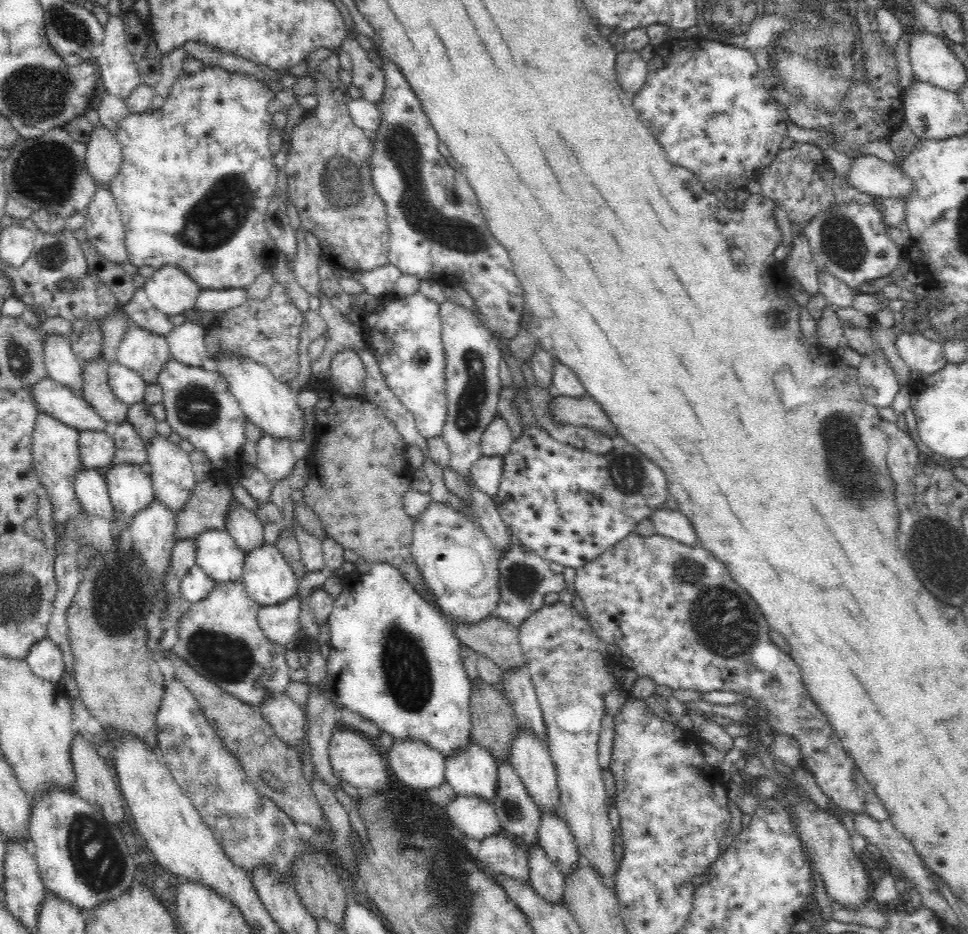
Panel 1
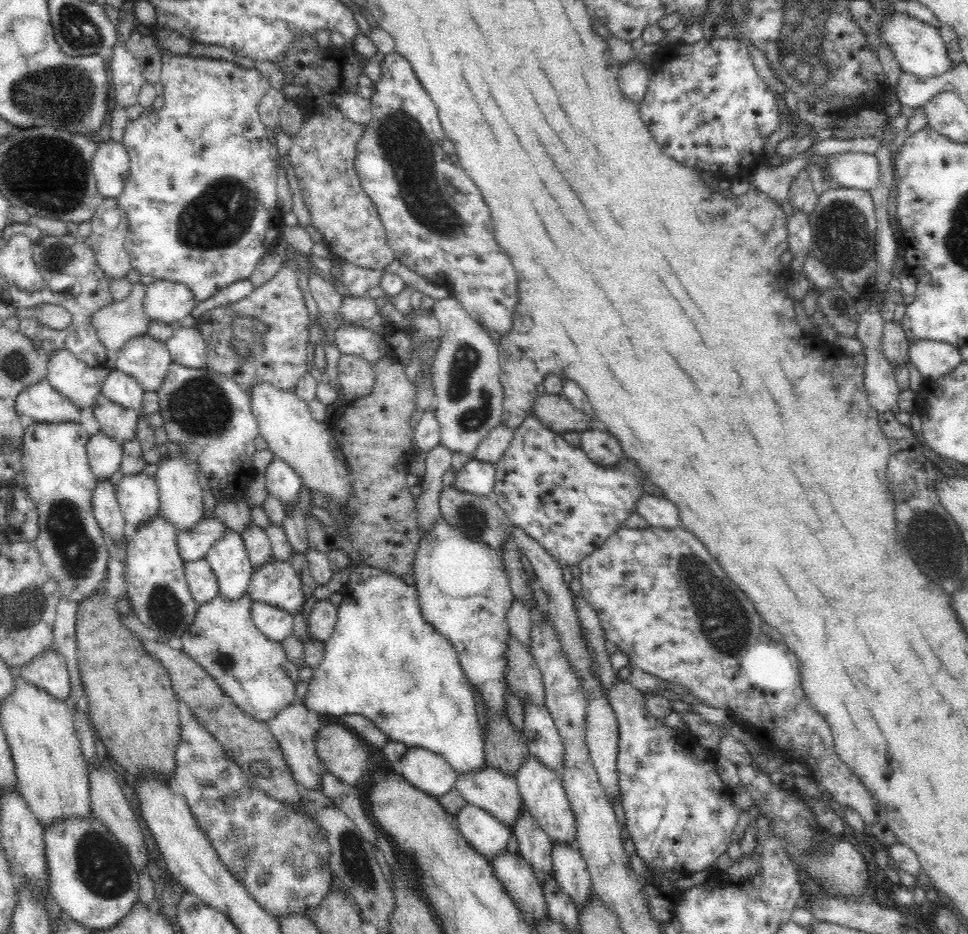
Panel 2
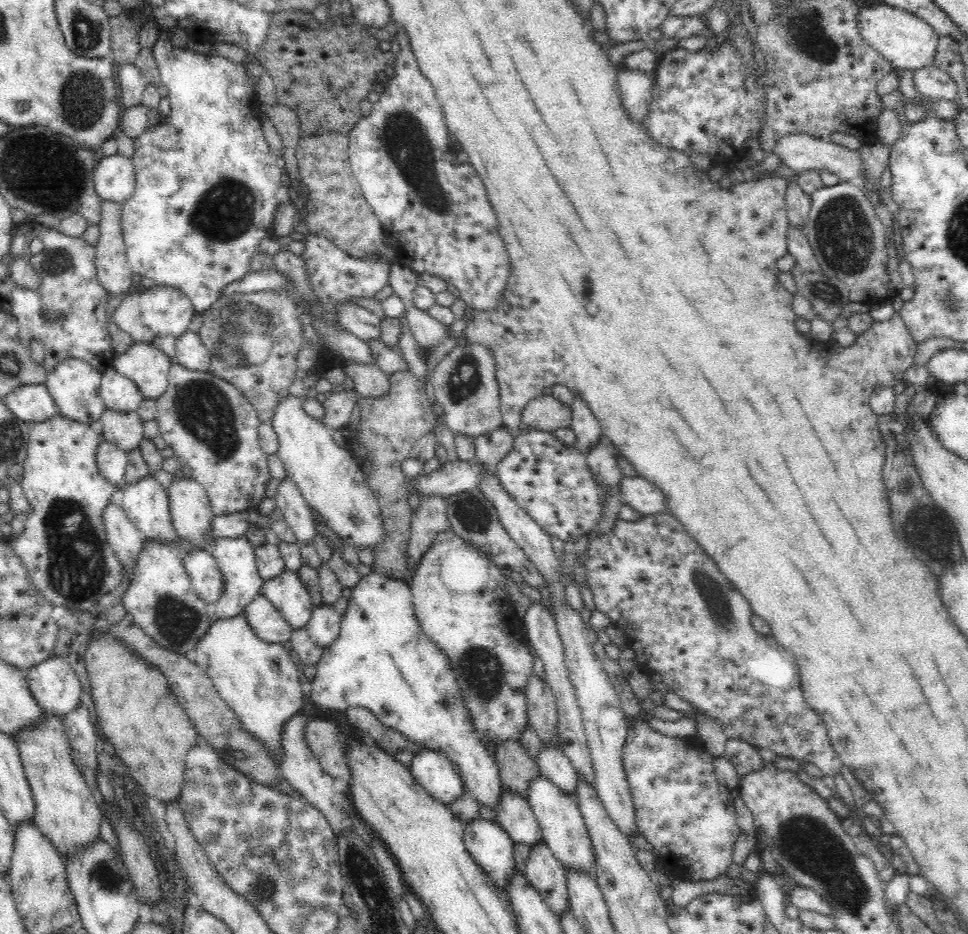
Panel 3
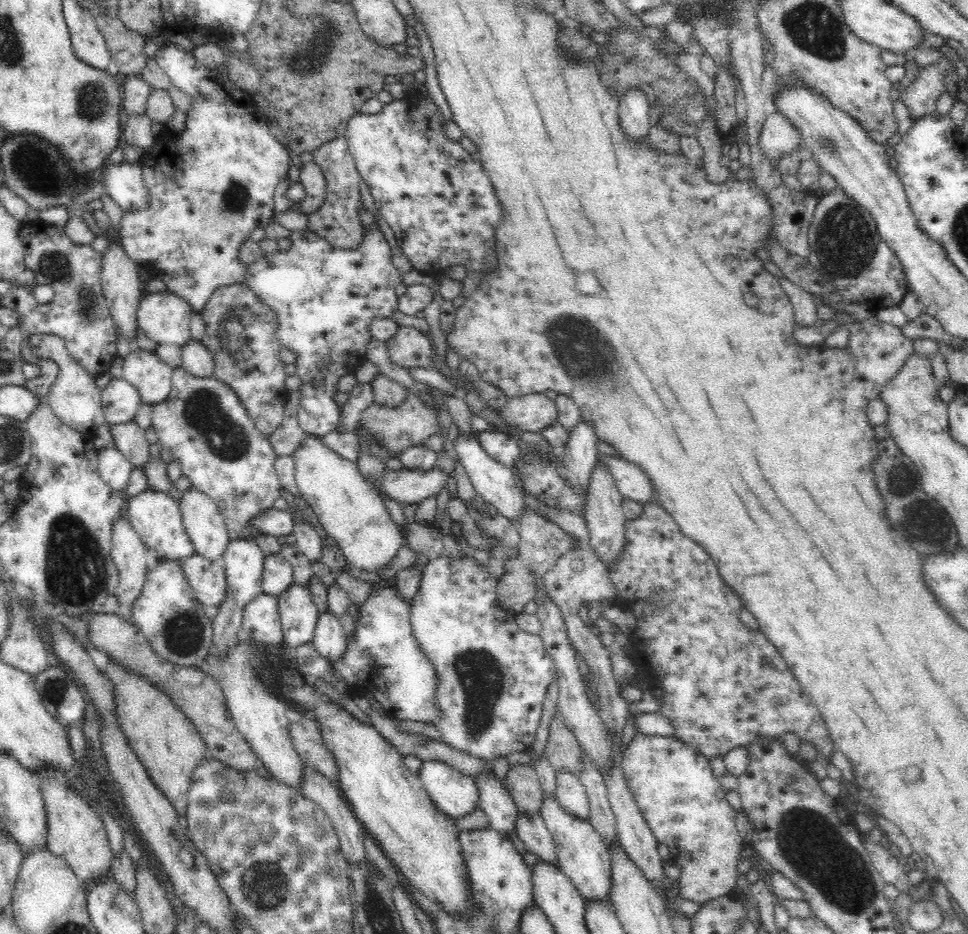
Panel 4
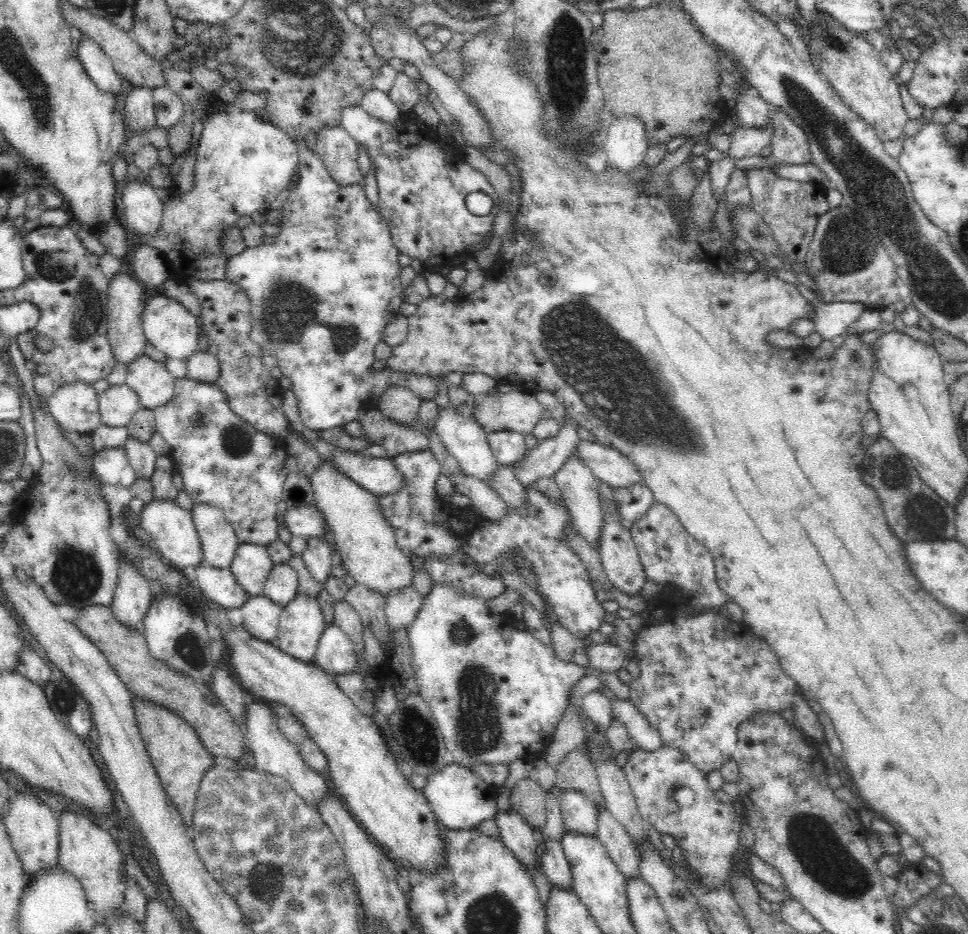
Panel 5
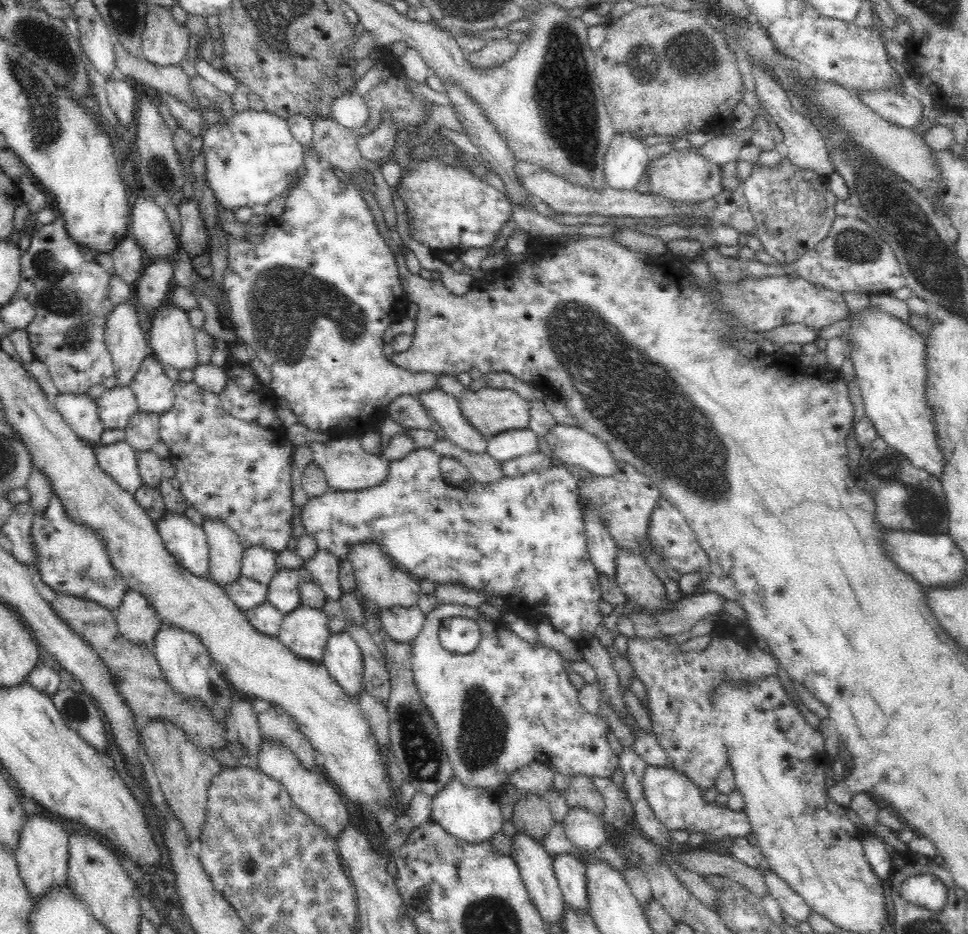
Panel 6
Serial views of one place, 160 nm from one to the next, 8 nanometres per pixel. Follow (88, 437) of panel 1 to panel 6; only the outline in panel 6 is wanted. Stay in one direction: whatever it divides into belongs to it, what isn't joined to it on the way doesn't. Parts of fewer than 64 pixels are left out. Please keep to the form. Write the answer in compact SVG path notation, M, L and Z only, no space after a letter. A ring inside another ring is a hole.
M125 441L117 444L97 444L93 449L98 467L112 478L116 485L130 494L143 484L137 468L136 451Z

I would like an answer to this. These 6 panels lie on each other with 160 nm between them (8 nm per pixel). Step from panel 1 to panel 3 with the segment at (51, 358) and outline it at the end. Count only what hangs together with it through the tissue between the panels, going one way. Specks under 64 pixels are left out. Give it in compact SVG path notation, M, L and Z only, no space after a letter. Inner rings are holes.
M64 358L50 372L47 372L47 379L44 383L52 395L52 399L54 399L54 403L56 403L61 416L90 425L97 424L106 409L99 395L101 376L102 372L83 360Z

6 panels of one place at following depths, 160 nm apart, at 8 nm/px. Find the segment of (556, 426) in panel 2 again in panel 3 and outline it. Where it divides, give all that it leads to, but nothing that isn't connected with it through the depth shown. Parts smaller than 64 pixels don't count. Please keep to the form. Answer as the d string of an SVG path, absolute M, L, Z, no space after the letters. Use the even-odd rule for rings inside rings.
M540 395L528 403L522 414L522 426L542 431L556 431L572 426L571 407L556 399L554 395Z

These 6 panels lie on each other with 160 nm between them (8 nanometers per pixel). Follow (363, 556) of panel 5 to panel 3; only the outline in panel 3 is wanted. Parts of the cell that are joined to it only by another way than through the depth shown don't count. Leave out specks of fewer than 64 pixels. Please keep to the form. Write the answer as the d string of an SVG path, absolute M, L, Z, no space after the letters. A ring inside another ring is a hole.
M288 395L275 407L274 415L269 422L278 442L275 454L284 463L287 476L298 486L310 508L320 512L327 526L338 534L344 543L350 543L357 549L372 549L381 542L384 535L382 521L380 521L380 507L376 503L376 497L368 489L364 473L349 448L342 448L336 444L336 441L332 439L334 431L329 430L318 418L312 418L306 414L304 402L305 399L302 397Z

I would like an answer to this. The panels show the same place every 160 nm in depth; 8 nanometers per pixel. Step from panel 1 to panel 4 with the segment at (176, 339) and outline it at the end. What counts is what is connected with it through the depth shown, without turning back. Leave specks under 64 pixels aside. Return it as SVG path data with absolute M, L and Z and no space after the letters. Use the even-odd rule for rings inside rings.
M191 338L181 347L180 366L200 378L212 377L214 357L201 341Z

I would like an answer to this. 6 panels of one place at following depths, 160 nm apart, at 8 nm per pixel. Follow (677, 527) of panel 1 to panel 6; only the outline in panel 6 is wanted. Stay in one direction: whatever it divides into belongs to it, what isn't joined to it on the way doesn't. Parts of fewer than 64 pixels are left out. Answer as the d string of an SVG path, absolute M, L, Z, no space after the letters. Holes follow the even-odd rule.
M556 425L544 437L562 463L579 466L602 478L612 478L620 470L606 444L582 428Z

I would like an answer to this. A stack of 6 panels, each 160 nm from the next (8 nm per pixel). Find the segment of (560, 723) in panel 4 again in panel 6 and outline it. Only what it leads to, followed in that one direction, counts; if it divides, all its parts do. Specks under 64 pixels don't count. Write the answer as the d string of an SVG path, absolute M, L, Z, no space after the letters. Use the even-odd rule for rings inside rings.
M566 774L565 799L569 808L583 806L601 816L605 809L602 793L593 785L592 777L583 774Z

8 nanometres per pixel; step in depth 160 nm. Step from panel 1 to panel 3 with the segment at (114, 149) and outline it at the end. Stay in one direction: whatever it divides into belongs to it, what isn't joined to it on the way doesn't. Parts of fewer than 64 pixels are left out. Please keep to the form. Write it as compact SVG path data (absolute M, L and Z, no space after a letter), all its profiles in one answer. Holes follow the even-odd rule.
M118 153L104 156L93 172L95 191L102 201L120 206L132 196L136 180L134 174L135 166L130 158Z

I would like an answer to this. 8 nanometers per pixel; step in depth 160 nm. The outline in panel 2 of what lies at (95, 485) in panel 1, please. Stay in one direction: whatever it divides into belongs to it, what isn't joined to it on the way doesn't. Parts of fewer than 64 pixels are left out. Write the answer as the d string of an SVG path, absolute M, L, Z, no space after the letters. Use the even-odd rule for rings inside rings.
M99 481L92 490L92 514L99 527L110 535L111 546L127 543L124 514L116 500L115 481Z

